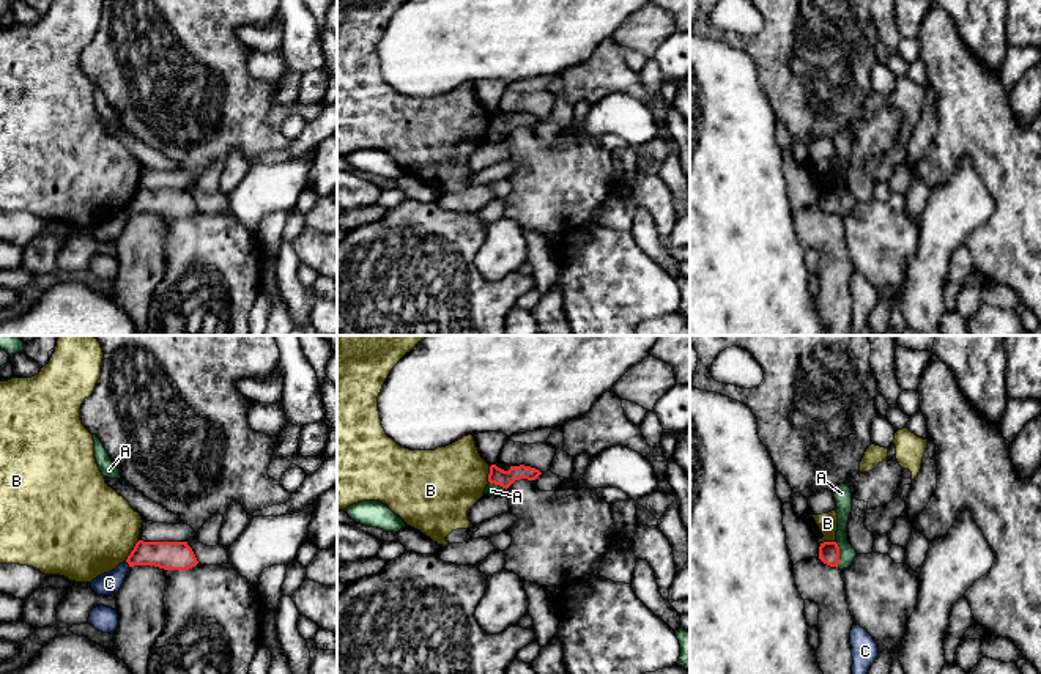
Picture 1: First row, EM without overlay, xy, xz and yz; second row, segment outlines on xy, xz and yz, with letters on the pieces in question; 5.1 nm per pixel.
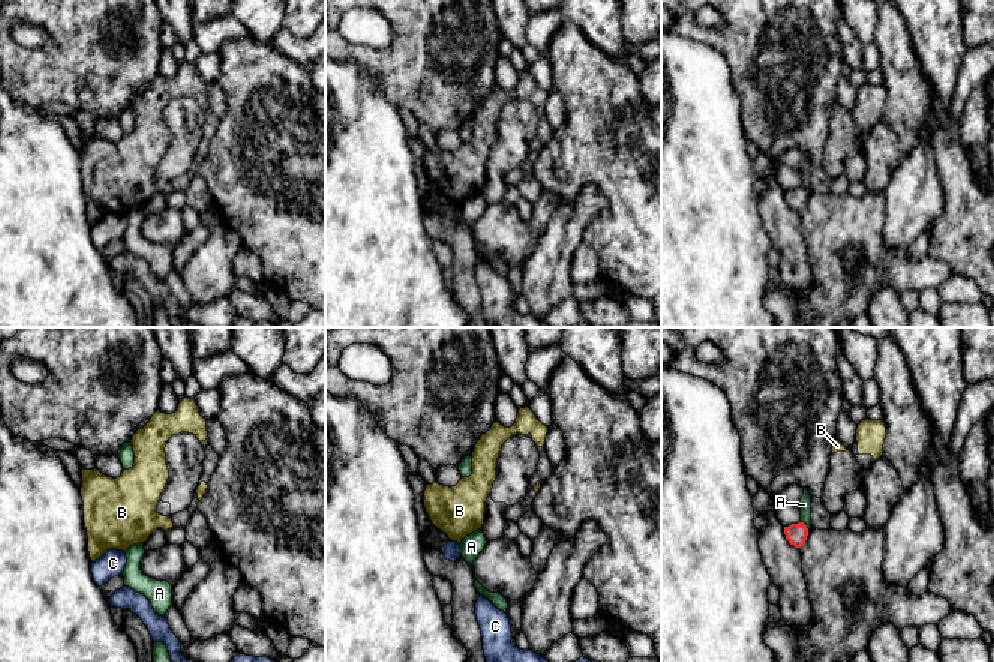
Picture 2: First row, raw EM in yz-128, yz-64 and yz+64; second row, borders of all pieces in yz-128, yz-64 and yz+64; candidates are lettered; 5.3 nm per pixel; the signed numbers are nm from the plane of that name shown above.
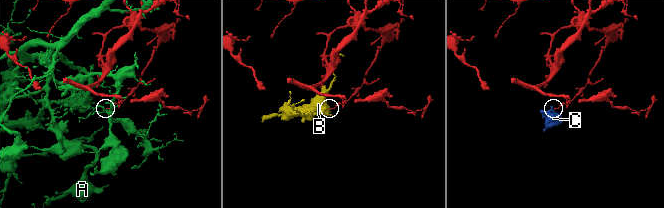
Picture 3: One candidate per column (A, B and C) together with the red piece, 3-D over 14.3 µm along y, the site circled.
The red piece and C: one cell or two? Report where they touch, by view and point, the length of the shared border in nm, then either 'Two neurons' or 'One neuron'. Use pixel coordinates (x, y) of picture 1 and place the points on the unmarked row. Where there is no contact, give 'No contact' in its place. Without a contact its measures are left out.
Touches red at xy (128, 210). Shared border 40 nm. Two neurons

